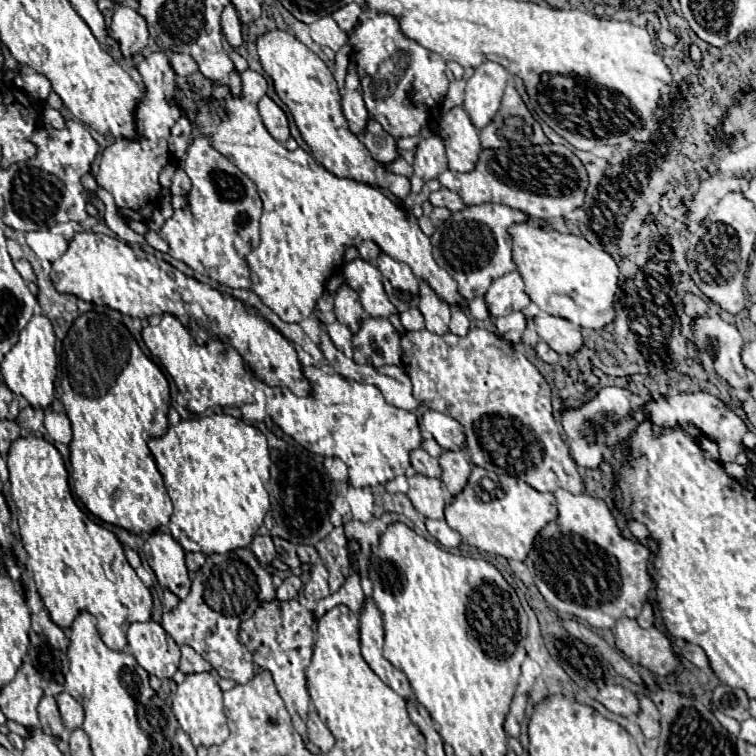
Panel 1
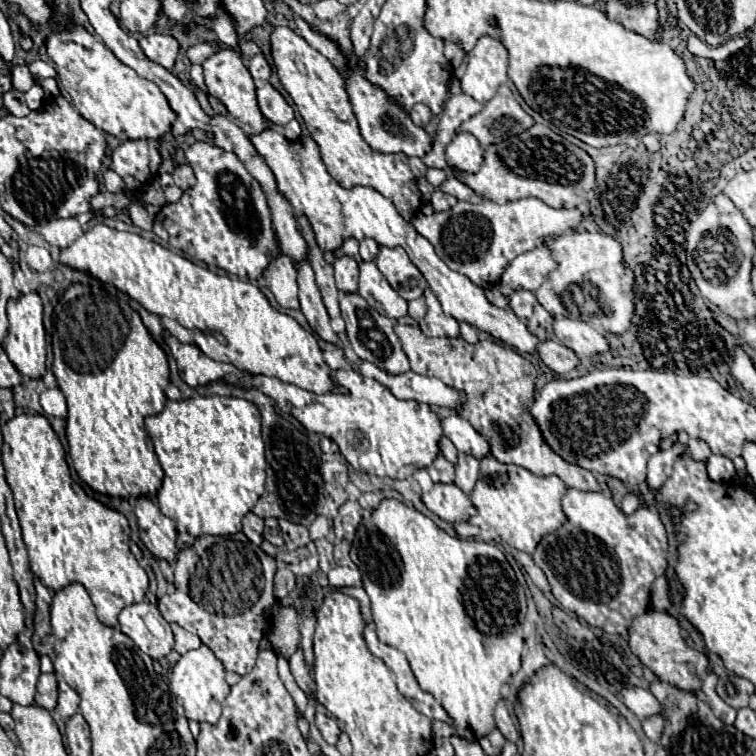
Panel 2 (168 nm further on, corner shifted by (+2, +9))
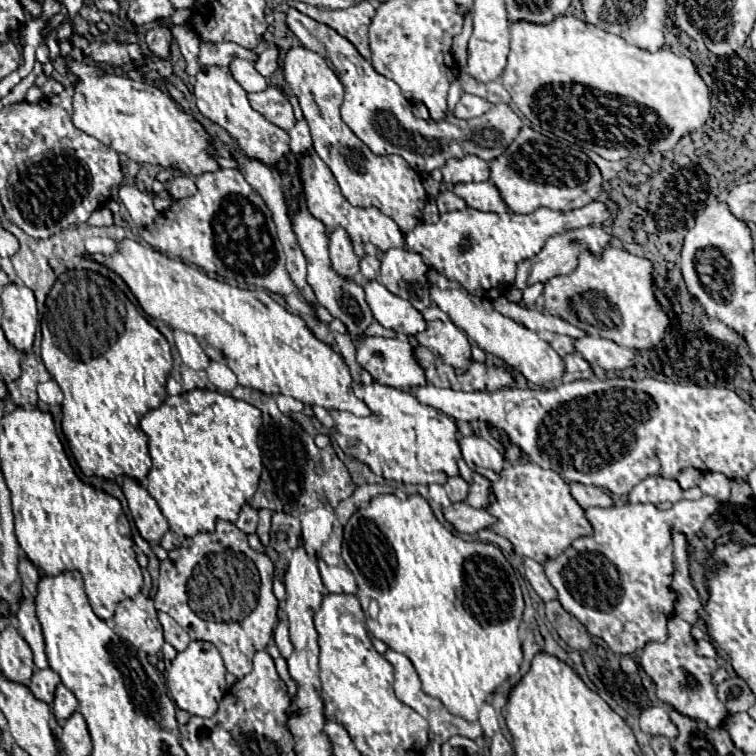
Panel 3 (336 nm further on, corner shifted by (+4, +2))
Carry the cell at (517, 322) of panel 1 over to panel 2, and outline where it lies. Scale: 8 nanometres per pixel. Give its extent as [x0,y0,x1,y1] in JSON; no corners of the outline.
[509,293,535,321]

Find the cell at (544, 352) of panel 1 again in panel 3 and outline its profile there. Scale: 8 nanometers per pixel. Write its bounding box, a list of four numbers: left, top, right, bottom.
[563,354,593,382]

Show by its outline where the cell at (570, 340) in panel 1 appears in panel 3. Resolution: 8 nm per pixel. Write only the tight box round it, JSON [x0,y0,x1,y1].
[575,336,637,372]

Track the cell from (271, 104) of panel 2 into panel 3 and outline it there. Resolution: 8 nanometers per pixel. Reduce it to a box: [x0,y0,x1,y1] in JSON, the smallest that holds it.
[249,86,297,130]

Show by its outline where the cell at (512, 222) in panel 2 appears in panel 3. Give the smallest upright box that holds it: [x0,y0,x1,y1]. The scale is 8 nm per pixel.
[405,200,611,300]

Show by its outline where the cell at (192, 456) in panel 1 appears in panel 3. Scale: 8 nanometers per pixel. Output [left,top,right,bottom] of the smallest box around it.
[141,390,261,537]

